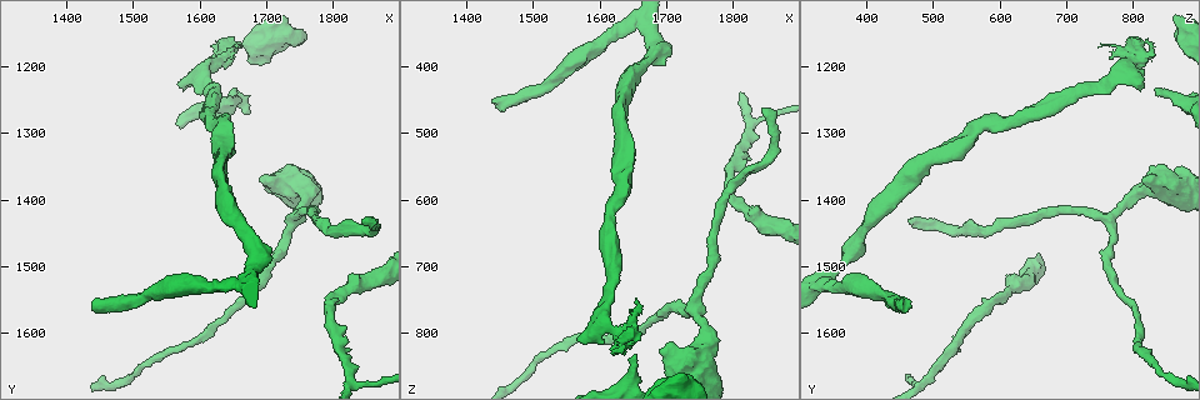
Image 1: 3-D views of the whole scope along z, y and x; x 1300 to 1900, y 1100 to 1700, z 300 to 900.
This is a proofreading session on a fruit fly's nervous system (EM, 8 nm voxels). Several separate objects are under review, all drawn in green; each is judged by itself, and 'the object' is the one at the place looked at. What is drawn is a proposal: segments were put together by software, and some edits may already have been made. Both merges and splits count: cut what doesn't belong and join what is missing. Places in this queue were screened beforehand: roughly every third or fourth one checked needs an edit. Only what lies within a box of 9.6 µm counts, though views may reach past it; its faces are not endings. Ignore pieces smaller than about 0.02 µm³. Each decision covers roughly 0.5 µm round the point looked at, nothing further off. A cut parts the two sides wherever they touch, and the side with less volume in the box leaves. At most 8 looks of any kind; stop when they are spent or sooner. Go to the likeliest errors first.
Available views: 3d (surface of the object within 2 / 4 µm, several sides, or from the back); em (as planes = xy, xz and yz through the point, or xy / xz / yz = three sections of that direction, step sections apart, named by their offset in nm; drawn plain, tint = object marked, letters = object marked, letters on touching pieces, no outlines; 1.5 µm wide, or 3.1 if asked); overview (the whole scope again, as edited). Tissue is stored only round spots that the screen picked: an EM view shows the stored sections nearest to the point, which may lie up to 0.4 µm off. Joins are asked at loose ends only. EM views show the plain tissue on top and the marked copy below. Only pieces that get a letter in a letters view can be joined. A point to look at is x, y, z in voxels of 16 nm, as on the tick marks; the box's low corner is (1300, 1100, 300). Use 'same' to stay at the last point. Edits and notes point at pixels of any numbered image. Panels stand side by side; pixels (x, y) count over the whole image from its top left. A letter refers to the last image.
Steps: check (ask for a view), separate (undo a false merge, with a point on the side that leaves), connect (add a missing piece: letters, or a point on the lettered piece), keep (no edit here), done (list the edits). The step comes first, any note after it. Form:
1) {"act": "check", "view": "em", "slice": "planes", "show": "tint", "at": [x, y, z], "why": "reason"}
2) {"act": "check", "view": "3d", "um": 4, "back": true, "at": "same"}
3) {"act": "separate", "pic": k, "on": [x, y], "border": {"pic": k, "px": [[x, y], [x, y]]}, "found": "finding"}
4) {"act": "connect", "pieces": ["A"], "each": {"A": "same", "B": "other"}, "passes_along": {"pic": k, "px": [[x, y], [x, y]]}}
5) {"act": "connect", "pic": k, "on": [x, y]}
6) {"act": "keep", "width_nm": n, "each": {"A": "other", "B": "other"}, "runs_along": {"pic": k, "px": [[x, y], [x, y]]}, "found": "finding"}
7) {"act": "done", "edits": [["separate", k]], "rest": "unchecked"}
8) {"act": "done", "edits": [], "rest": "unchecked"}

{"act": "check", "view": "em", "slice": "planes", "show": "letters", "at": [1845, 1430, 465], "why": "free end"}

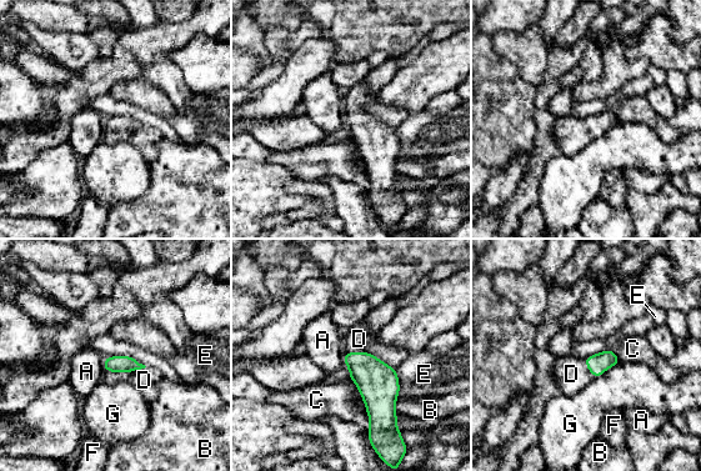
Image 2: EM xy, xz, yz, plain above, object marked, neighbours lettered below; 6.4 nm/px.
{"act": "connect", "pieces": ["D"], "width_nm": 110, "each": {"A": "other", "B": "other", "C": "other", "D": "same", "E": "other", "F": "other", "G": "other"}, "found": "it goes on there"}

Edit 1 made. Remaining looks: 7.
{"act": "check", "view": "3d", "um": 2, "at": [1440, 1550, 450], "why": "an open end"}

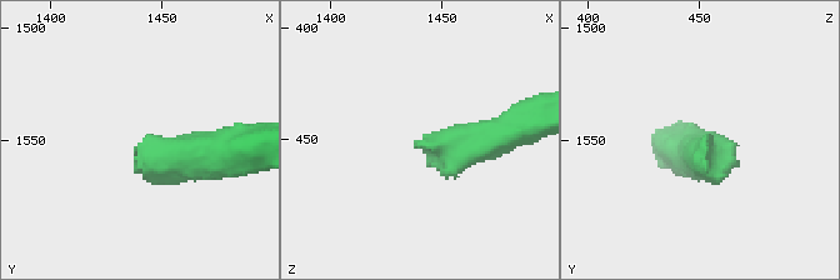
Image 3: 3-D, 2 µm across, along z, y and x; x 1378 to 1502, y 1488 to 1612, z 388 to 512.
{"act": "check", "view": "em", "slice": "xy", "step": 8, "show": "letters", "at": [1442, 1548, 452]}

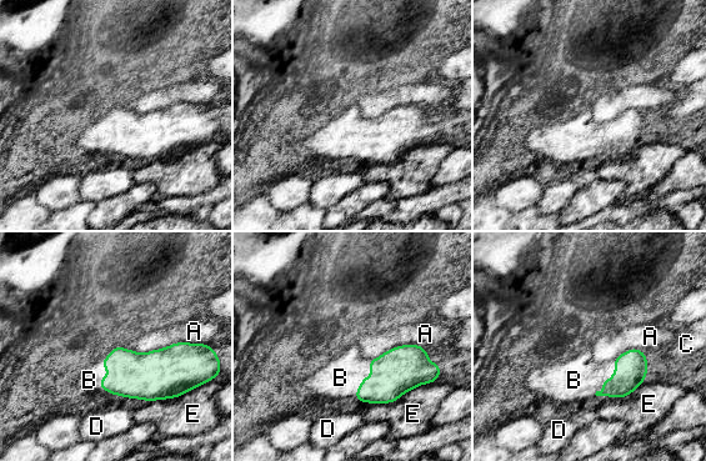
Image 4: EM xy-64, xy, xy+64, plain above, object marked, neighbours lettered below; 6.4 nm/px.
{"act": "connect", "pieces": ["B"], "each": {"A": "other", "B": "same", "C": "other", "D": "other", "E": "other"}, "found": "it goes on there"}

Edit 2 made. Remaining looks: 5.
{"act": "check", "view": "em", "slice": "xy", "step": 8, "show": "letters", "at": [1660, 1235, 830]}

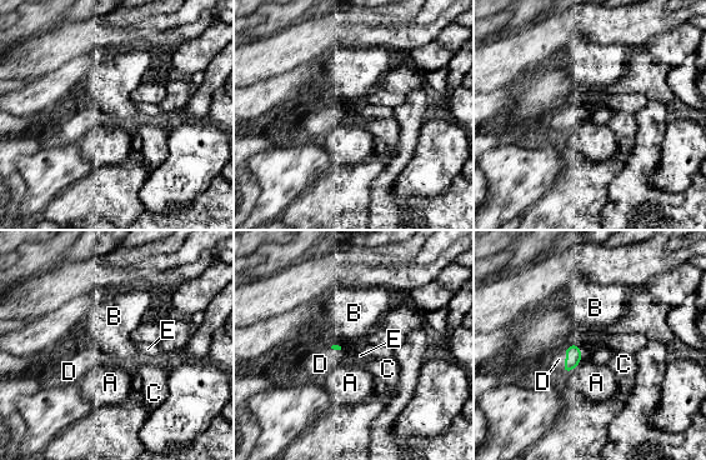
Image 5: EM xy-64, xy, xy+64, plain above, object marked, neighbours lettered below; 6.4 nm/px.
{"act": "connect", "pieces": ["D"], "longest_contact_nm": ["D", 180], "each": {"A": "other", "B": "other", "C": "other", "D": "same", "E": "other"}, "found": "it goes on there"}

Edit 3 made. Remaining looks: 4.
{"act": "done", "edits": [["connect", 2], ["connect", 4], ["connect", 5]], "rest": "unchecked"}

